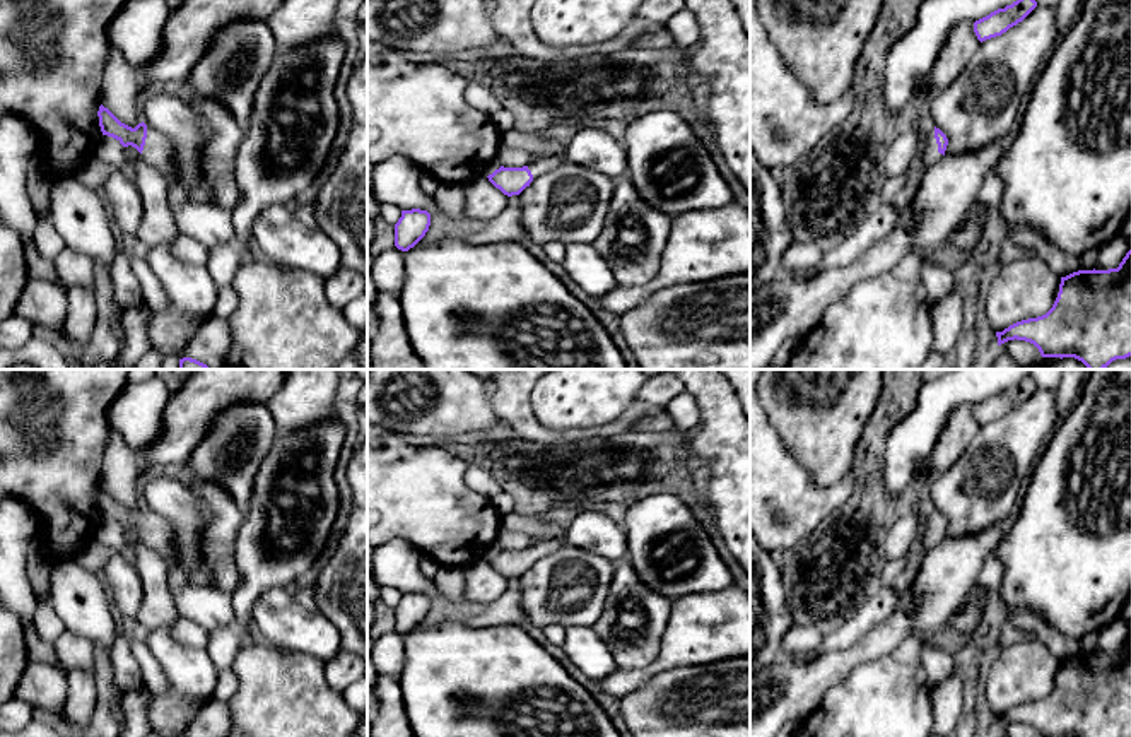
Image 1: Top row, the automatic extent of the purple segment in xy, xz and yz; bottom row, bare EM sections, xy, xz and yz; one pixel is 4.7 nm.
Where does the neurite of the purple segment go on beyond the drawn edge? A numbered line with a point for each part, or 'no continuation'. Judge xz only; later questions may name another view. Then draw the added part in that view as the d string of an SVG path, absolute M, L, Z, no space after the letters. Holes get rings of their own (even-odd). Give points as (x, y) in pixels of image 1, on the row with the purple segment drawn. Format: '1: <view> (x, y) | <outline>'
1: xz (540, 165) | M535 156L533 161L528 164L528 169L531 171L533 180L535 180L540 174L557 168L564 161L566 157L562 156Z

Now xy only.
1: xy (158, 151) | M147 127L147 139L142 150L142 159L152 168L159 169L169 185L174 181L176 162L173 142L150 127Z

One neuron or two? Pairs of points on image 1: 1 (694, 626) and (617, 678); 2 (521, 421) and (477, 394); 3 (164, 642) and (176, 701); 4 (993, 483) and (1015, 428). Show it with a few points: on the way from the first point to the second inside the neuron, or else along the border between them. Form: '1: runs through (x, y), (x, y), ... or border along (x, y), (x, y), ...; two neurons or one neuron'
1: runs through (677, 645), (655, 667), (636, 678); one neuron
2: border along (489, 387), (489, 404), (499, 418); two neurons
3: runs through (175, 657), (176, 686); one neuron
4: runs through (993, 469), (1013, 442); one neuron

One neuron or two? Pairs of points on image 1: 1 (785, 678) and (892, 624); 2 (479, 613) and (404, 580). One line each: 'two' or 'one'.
1: one
2: one

